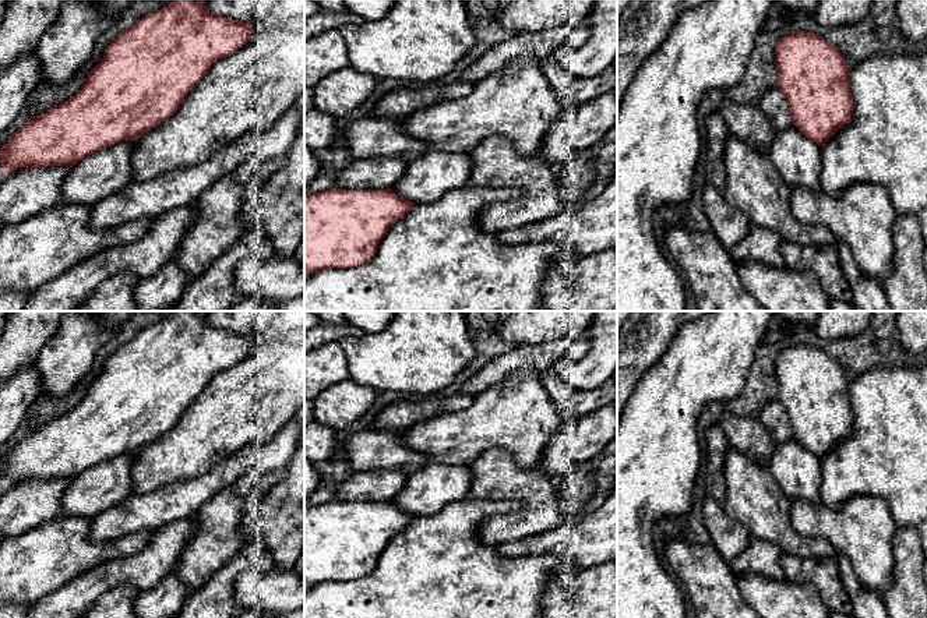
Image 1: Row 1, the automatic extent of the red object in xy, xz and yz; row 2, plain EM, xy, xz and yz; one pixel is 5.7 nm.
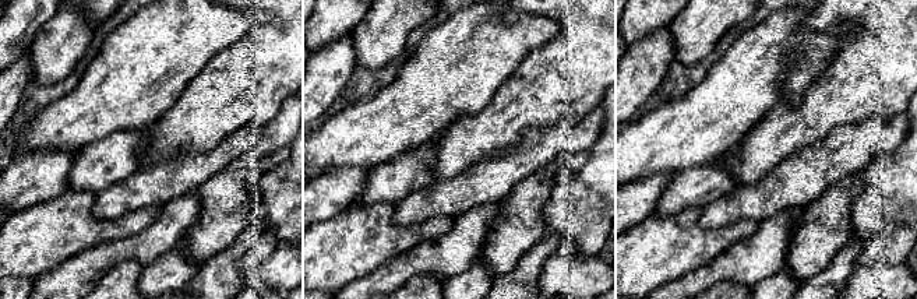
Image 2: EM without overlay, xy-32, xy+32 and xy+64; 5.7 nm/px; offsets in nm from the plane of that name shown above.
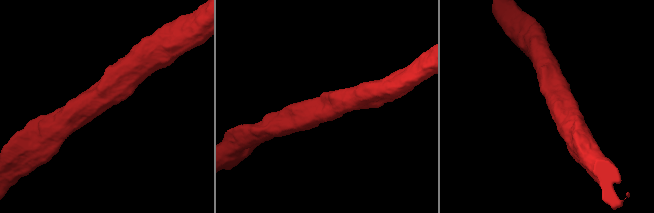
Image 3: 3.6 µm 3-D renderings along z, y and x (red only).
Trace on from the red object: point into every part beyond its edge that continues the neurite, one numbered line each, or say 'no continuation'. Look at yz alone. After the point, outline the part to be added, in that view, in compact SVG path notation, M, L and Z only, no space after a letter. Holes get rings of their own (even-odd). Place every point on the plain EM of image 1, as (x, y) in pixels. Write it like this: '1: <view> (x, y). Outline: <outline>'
1: yz (797, 472). Outline: M796 438L776 445L769 470L790 499L821 501L821 459Z

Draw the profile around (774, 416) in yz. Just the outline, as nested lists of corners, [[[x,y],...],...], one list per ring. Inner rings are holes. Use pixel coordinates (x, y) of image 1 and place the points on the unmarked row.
[[[778,398],[768,402],[759,412],[758,417],[765,424],[776,445],[793,438],[793,430],[786,409]]]

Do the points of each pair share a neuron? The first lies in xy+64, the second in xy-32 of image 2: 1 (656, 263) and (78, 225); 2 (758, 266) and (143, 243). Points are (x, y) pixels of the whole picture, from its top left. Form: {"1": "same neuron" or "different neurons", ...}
{"1": "same neuron", "2": "same neuron"}

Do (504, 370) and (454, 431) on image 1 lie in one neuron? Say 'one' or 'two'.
one

